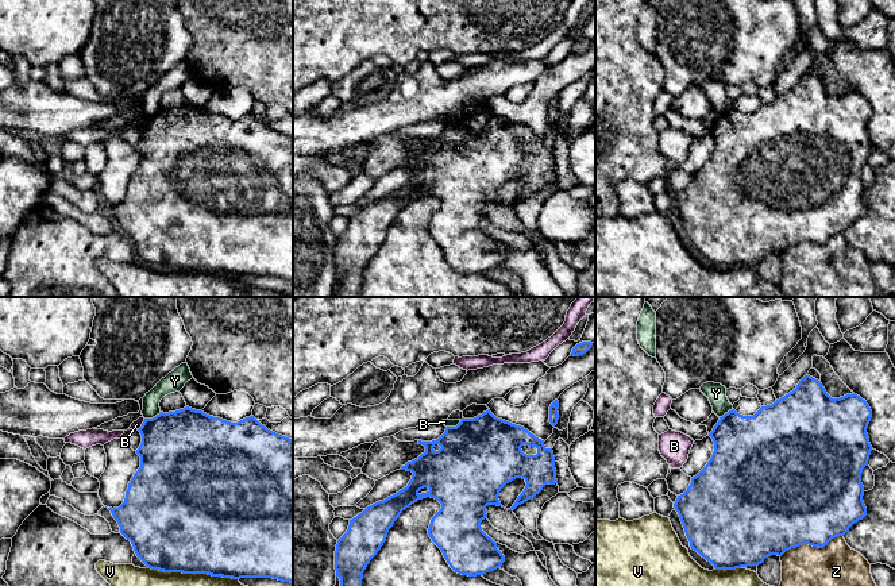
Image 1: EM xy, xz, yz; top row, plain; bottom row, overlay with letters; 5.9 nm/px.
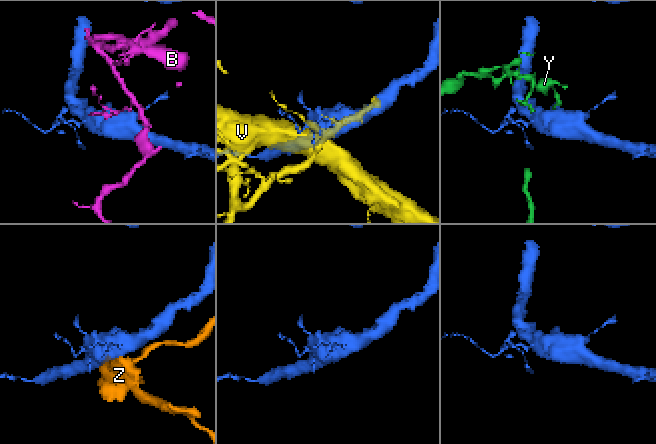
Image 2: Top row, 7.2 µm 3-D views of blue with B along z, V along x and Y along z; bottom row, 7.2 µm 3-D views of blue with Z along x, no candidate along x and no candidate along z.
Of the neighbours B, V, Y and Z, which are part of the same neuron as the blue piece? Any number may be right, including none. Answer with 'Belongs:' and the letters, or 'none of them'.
Belongs: none of them

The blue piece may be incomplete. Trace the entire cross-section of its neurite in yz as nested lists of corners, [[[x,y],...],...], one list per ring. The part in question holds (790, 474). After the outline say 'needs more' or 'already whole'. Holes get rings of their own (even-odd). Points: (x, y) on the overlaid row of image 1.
[[[810,375],[753,416],[742,416],[734,409],[725,413],[709,433],[714,442],[710,460],[674,504],[691,550],[715,570],[736,570],[759,566],[765,558],[782,556],[802,544],[823,548],[832,539],[844,536],[867,516],[861,473],[872,451],[867,433],[871,417],[872,410],[860,396],[853,393],[832,398],[822,383]]]; already whole

